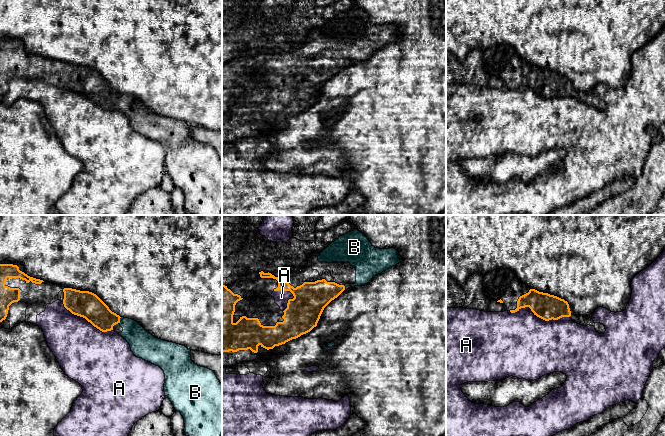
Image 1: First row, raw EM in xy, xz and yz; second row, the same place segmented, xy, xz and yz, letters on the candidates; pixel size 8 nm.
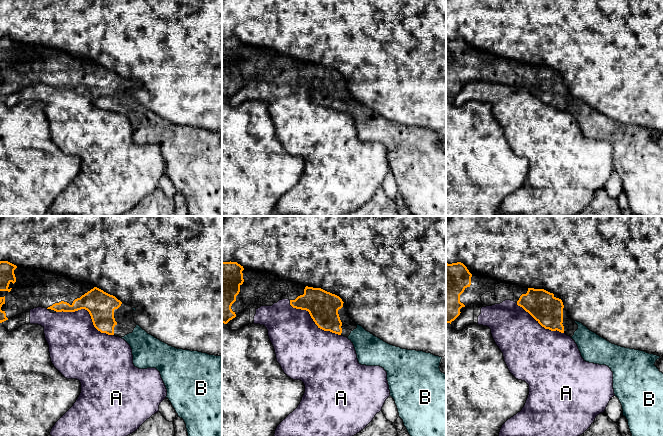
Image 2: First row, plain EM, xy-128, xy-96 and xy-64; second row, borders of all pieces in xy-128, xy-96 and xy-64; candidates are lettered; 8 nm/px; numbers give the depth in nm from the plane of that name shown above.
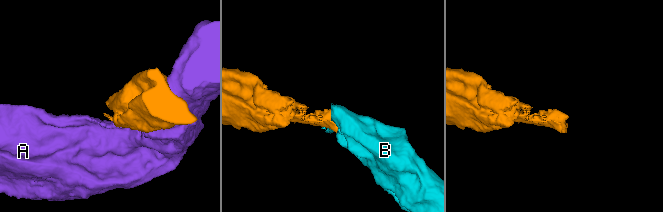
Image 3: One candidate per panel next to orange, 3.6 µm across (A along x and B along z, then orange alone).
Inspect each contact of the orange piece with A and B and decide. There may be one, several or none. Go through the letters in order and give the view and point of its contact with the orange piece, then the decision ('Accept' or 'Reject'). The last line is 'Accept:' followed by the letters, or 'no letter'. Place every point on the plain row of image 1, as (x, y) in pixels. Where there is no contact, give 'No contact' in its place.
A: Touches orange at yz (539, 93). Reject
B: Touches orange at xy (119, 96). Accept
Accept: B

